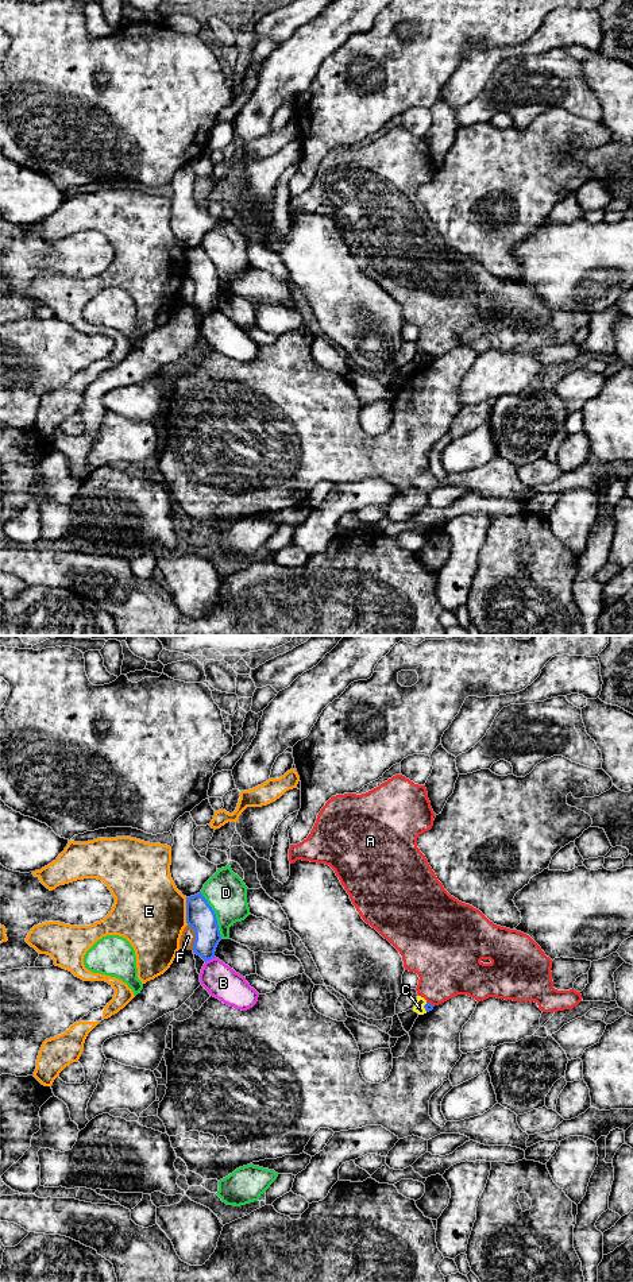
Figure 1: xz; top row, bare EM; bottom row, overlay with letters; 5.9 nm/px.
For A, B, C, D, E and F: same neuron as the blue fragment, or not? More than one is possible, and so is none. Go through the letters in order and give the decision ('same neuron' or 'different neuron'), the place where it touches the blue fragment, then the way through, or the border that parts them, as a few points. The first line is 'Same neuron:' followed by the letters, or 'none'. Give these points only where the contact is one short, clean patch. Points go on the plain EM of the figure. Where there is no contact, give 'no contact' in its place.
Same neuron: none
A: different neuron | xz (429, 355)
B: different neuron | xz (209, 311)
C: different neuron | xz (424, 359) | along xz (427, 355), (424, 358), (425, 363)
D: different neuron | xz (215, 267)
E: different neuron | xz (186, 263)
F: different neuron | xz (196, 289)

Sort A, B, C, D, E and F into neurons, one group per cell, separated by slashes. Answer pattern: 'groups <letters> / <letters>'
groups A / B / C / D / E / F

